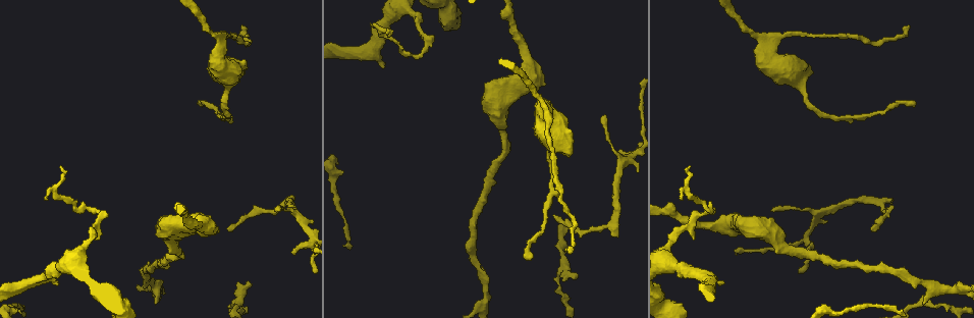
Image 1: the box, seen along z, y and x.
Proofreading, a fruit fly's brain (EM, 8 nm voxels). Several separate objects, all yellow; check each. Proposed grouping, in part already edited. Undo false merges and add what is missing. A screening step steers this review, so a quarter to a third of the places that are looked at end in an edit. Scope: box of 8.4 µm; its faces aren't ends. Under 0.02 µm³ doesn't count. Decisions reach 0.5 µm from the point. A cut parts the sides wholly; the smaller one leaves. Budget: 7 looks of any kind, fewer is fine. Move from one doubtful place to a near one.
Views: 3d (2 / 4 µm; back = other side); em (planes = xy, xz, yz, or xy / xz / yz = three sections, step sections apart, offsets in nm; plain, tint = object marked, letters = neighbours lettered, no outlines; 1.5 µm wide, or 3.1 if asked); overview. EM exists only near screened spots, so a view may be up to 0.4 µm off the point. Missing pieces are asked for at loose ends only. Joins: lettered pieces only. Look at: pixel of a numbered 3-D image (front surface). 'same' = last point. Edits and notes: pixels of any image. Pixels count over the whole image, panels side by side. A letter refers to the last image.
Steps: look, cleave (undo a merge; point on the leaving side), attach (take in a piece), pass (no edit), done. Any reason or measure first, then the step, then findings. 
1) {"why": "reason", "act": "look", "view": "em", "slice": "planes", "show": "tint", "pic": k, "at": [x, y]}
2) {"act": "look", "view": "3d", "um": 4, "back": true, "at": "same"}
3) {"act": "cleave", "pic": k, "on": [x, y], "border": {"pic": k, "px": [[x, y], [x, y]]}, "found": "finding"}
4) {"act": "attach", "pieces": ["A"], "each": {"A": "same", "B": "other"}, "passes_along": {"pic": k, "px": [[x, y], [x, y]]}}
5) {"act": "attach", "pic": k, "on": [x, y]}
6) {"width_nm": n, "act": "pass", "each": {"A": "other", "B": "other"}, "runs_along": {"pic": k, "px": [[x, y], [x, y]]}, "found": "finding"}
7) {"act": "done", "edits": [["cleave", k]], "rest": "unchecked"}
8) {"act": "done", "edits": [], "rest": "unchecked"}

{"why": "an open end", "act": "look", "view": "em", "slice": "xz", "step": 4, "show": "letters", "pic": 1, "at": [619, 151]}

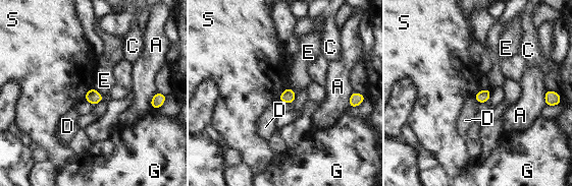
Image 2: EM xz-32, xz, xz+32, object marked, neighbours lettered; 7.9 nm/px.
{"act": "pass", "each": {"A": "other", "C": "other", "D": "other", "E": "other", "G": "other", "S": "other"}, "border": {"pic": 2, "px": [[286, 87], [277, 99]]}, "found": "none of them fits"}

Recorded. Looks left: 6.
{"why": "free end", "act": "look", "view": "3d", "um": 2, "pic": 1, "at": [384, 67]}

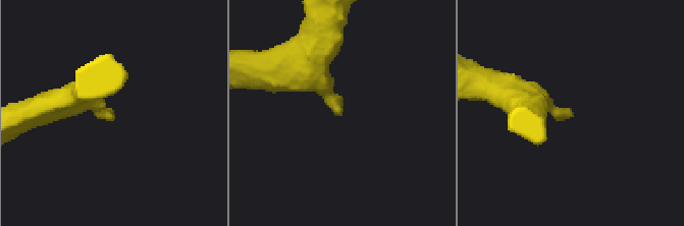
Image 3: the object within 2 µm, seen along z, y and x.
{"why": "shape alone is not enough", "act": "look", "view": "em", "slice": "planes", "show": "letters", "pic": 3, "at": [109, 120]}

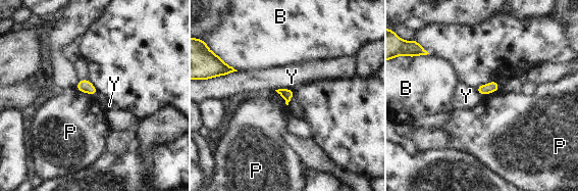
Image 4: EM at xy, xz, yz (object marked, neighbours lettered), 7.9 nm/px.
{"act": "pass", "each": {"B": "other", "P": "other", "Y": "other"}, "border": {"pic": 4, "px": [[75, 88], [94, 95]]}, "found": "none of them fits"}

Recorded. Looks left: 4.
{"why": "branch stops here", "act": "look", "view": "3d", "um": 4, "pic": 1, "at": [909, 24]}

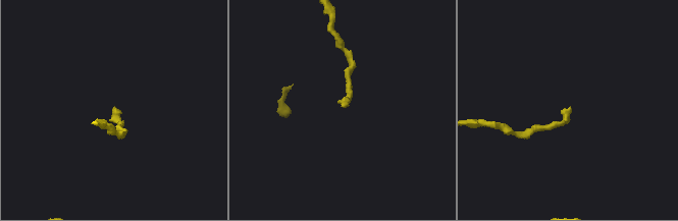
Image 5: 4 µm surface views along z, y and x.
{"why": "shape alone is not enough", "act": "look", "view": "em", "slice": "xz", "step": 4, "show": "tint", "pic": 5, "at": [115, 108]}

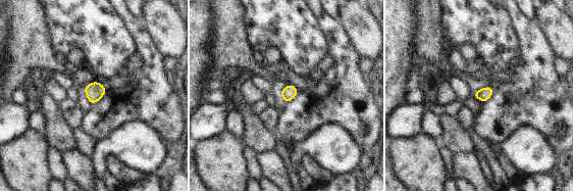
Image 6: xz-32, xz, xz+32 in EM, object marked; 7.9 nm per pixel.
{"act": "look", "view": "em", "slice": "xz", "step": 4, "show": "letters", "at": "same"}

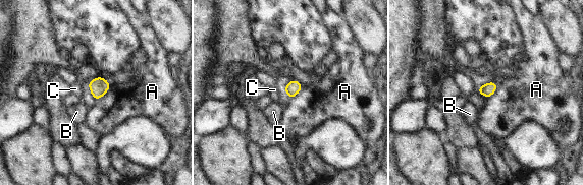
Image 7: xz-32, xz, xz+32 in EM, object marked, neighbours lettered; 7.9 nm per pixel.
{"width_nm": 110, "act": "pass", "each": {"A": "other", "B": "other", "C": "other"}, "found": "no lettered piece goes on from it"}

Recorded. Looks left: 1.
{"act": "done", "edits": [], "rest": "unchecked"}

